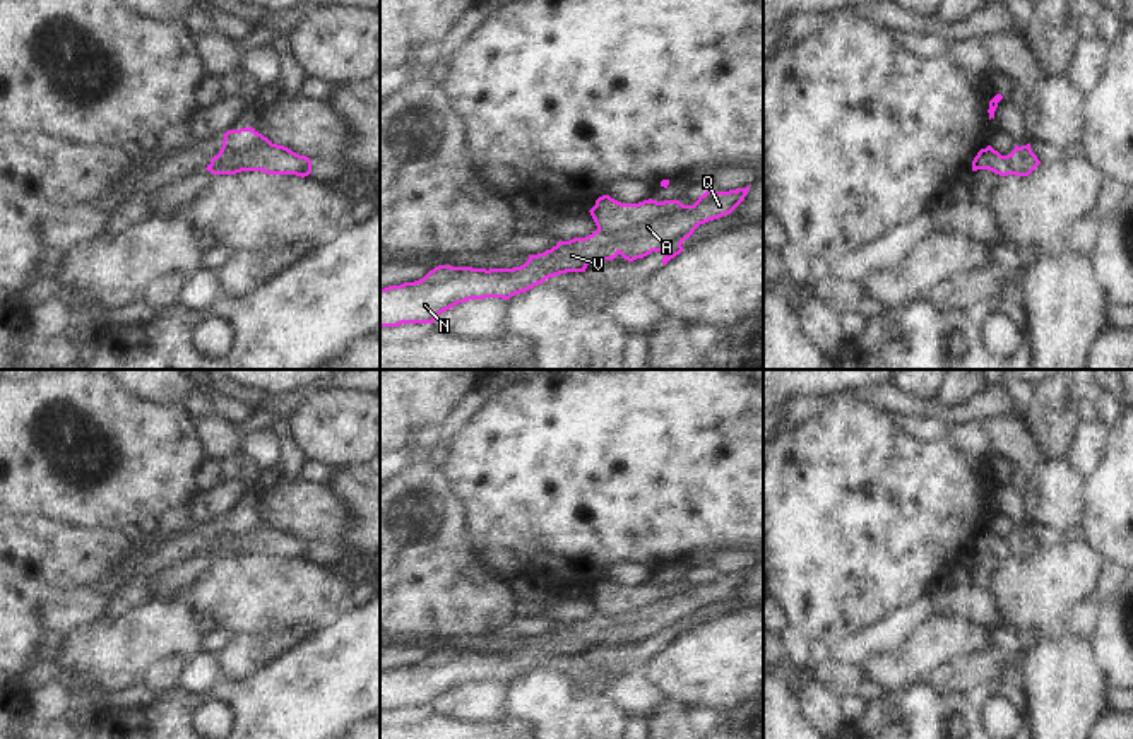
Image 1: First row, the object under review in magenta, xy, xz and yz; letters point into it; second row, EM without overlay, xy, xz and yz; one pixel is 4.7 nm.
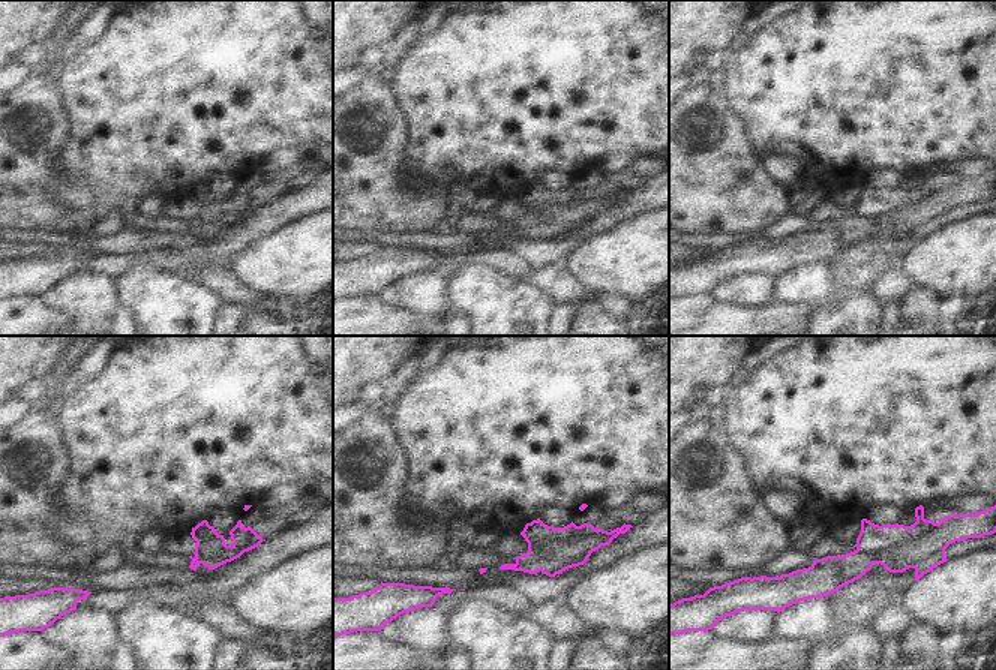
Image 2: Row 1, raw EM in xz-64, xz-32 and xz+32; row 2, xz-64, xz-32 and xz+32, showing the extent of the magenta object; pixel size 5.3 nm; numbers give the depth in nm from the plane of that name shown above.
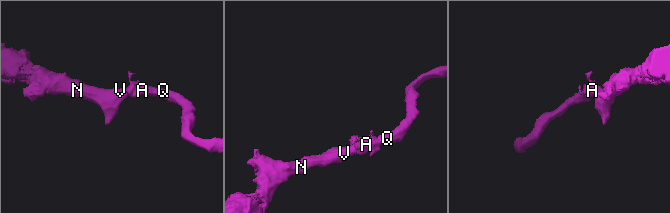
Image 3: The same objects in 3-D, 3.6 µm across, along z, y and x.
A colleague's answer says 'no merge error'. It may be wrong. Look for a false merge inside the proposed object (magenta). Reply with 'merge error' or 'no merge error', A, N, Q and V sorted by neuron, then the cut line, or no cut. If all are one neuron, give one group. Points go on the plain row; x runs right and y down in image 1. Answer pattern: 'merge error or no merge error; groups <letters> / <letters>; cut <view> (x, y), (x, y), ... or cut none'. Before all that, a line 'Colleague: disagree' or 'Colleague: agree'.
Colleague: agree
no merge error; groups A N Q V; cut none

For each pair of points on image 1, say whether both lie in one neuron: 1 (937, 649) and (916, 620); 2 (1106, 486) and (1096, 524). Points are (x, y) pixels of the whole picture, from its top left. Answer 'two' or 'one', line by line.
1: two
2: one

